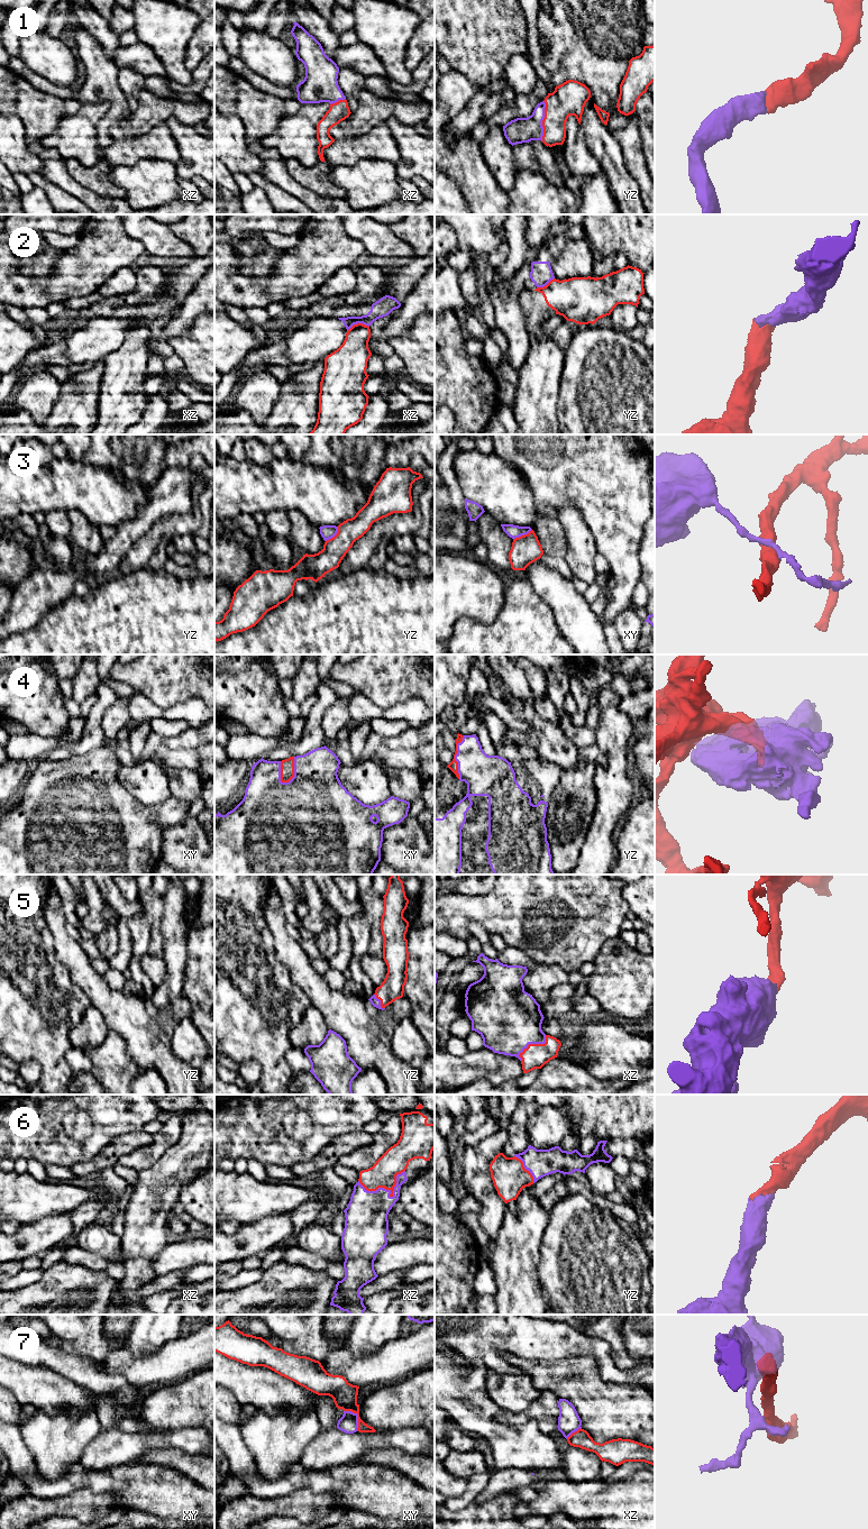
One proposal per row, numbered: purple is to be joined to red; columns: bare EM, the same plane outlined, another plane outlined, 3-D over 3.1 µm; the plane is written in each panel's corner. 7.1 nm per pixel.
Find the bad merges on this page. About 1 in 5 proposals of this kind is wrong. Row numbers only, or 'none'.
2, 3, 7

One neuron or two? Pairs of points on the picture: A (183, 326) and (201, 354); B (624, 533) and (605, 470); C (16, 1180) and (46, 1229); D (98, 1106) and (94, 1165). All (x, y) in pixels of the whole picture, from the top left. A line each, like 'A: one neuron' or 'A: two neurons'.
A: two neurons
B: one neuron
C: two neurons
D: two neurons

